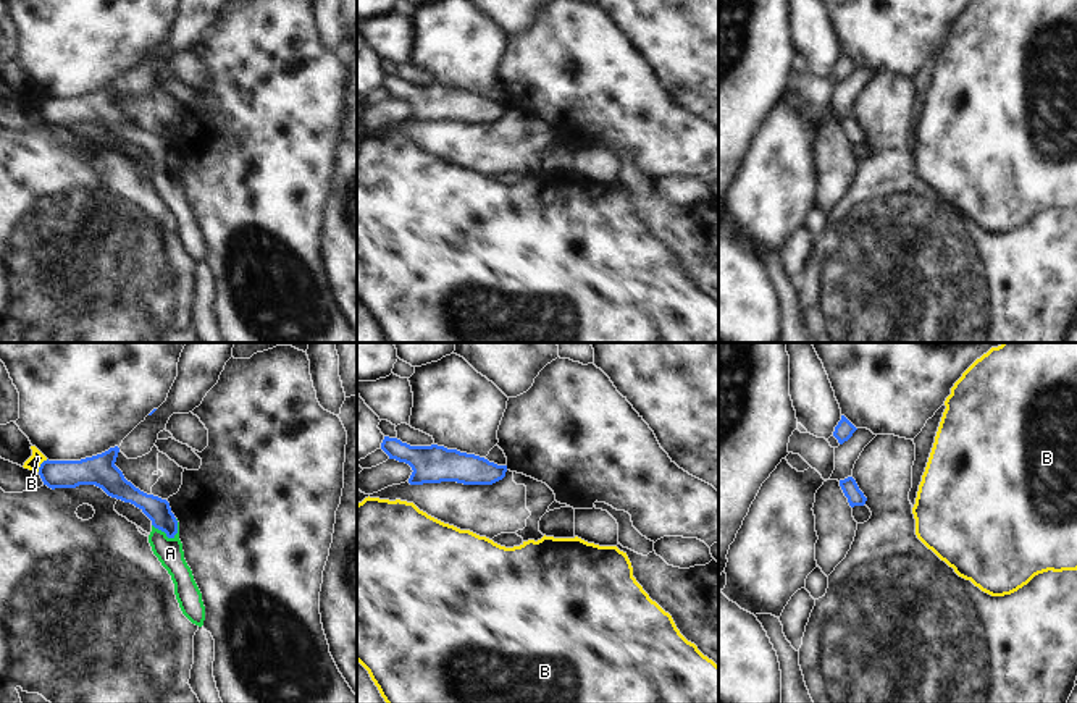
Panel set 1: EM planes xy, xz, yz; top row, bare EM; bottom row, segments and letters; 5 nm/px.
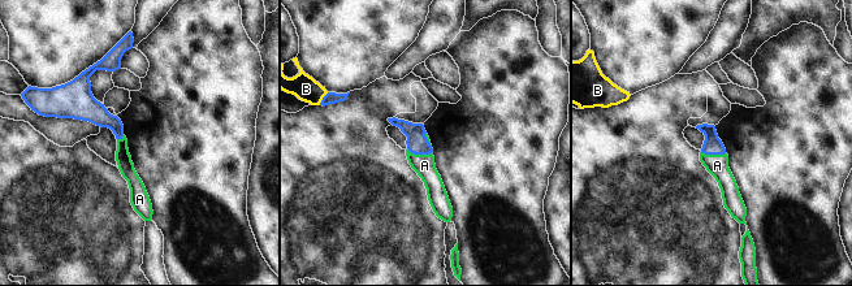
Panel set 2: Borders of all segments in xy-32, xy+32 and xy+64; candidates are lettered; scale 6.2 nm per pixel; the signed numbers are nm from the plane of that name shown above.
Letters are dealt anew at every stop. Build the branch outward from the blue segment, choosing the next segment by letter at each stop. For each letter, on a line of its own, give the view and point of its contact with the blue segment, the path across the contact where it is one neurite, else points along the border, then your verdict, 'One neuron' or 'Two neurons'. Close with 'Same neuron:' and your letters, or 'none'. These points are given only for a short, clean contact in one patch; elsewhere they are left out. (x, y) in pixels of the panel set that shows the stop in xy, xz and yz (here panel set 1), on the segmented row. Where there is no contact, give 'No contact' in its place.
A: Touches blue at xy (165, 532). Path across: xy (157, 509), (165, 532), (165, 545), (170, 553). One neuron
B: Touches blue at xy (41, 464). Boundary: xy (47, 459), (37, 471). Two neurons
Same neuron: A

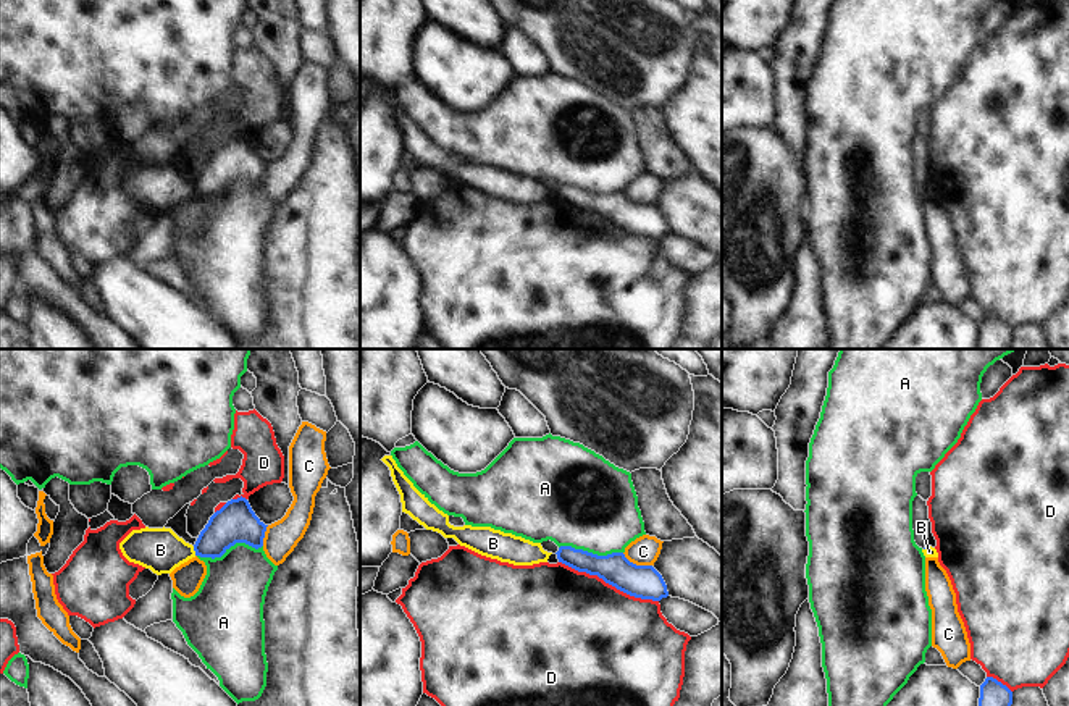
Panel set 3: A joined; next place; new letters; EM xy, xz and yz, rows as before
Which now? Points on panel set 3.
A: Touches blue at xy (230, 546). Two neurons
B: Touches blue at xy (194, 550). Boundary: xy (192, 546), (196, 554). Two neurons
C: Touches blue at xz (635, 564). Two neurons
D: Touches blue at xz (609, 584). Two neurons
Same neuron: none

